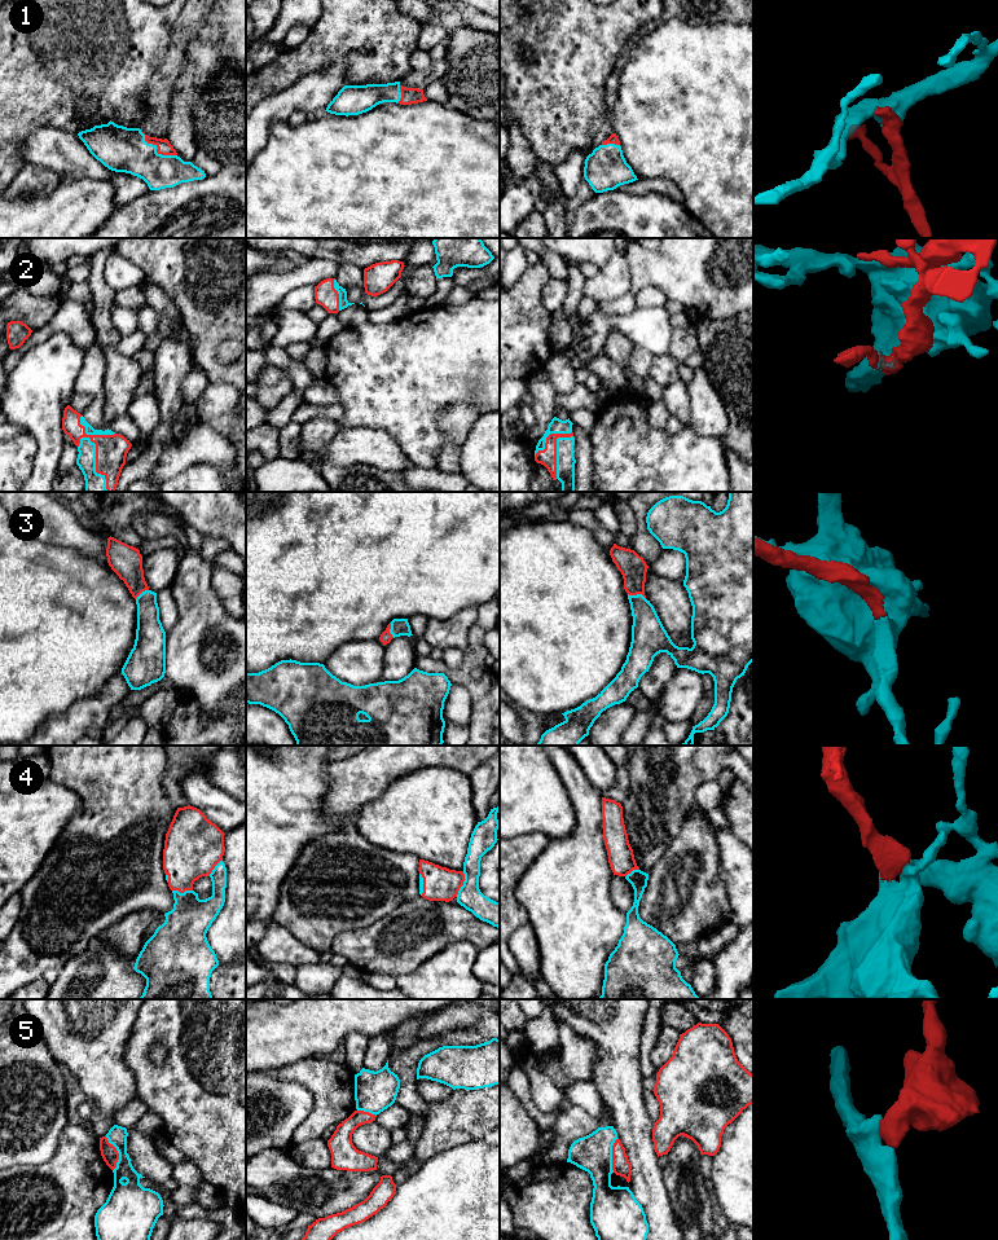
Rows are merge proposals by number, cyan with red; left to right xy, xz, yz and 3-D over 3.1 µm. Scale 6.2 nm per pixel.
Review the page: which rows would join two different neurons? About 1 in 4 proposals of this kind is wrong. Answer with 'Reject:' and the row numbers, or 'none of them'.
Reject: 5

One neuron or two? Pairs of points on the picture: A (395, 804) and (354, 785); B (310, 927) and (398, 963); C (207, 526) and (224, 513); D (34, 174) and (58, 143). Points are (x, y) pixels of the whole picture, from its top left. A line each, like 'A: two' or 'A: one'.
A: two
B: two
C: one
D: two

